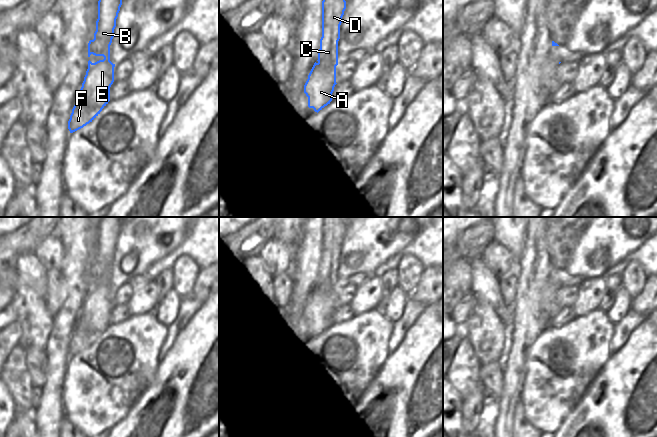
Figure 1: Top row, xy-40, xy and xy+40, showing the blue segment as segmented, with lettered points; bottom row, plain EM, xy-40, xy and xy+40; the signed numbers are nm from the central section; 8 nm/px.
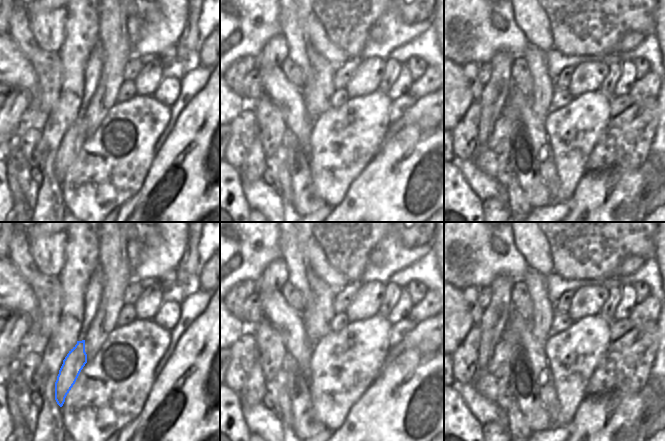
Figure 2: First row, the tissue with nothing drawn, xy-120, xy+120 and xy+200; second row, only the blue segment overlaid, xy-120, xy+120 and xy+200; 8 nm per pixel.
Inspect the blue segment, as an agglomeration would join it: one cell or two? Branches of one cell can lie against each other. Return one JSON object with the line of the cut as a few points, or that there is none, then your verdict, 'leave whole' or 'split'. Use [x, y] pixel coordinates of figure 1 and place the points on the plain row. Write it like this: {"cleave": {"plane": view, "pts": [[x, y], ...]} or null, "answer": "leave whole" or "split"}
{"cleave": null, "answer": "leave whole"}

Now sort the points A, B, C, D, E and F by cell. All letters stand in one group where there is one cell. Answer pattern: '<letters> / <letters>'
A B C D E F

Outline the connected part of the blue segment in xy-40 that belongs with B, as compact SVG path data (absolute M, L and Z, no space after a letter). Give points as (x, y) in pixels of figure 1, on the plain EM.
M101 217L94 263L88 267L88 281L93 278L103 280L104 283L95 287L88 285L80 319L68 345L70 357L92 346L110 325L110 311L114 306L115 291L110 285L110 269L121 229L119 217Z

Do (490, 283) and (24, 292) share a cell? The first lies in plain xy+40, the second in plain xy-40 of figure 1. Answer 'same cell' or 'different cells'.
different cells

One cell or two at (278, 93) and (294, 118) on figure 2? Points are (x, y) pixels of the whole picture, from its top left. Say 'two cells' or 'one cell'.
one cell

